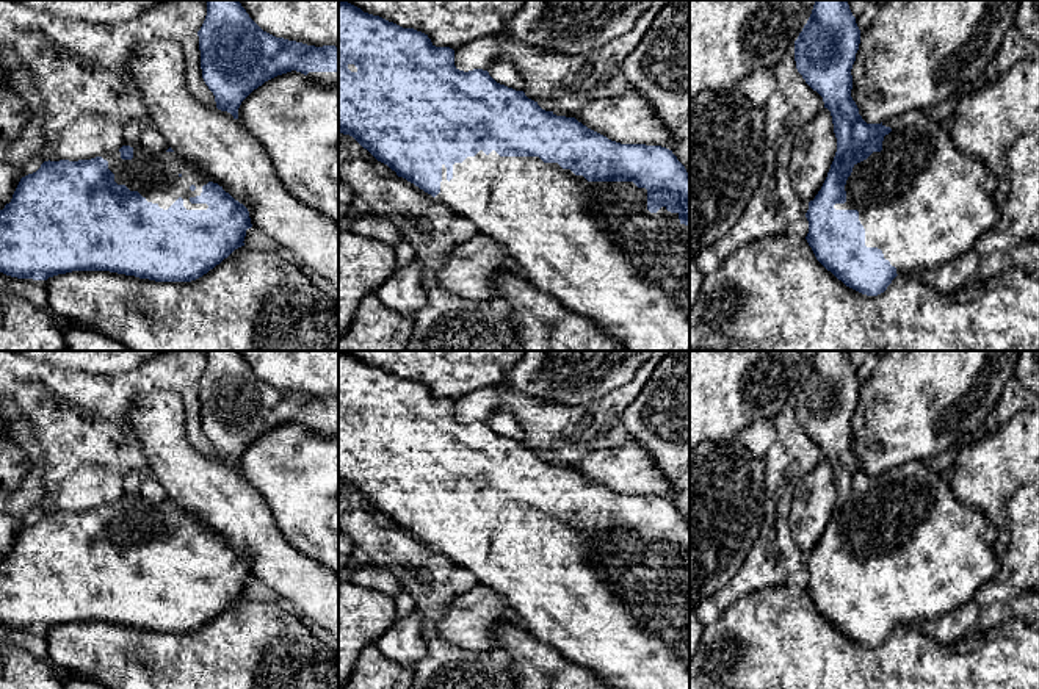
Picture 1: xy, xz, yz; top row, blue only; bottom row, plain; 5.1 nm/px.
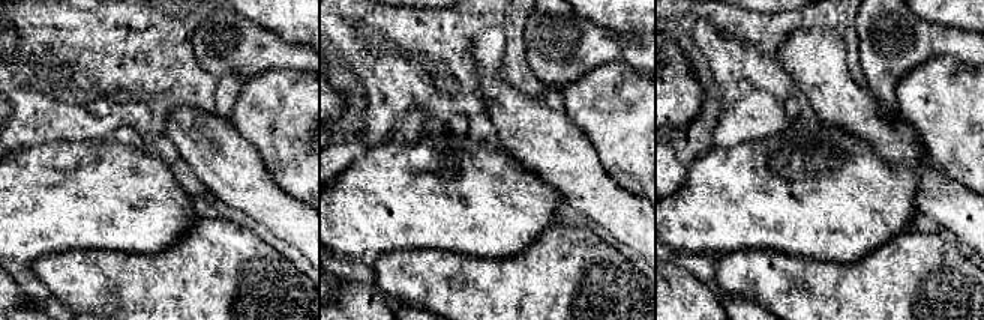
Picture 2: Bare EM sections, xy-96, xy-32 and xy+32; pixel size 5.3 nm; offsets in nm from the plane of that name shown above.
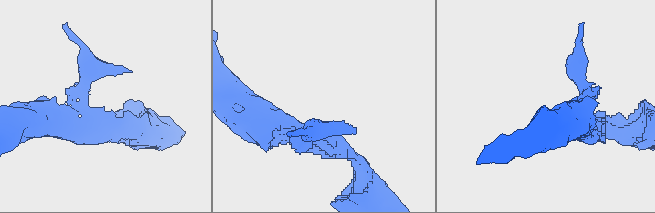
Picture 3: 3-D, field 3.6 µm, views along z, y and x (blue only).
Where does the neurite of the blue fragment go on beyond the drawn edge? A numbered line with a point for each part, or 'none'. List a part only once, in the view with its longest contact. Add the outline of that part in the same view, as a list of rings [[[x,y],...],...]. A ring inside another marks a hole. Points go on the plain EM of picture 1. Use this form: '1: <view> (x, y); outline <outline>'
1: xz (594, 597); outline [[[480,501],[462,514],[453,515],[453,529],[447,531],[447,518],[442,515],[440,543],[437,551],[445,554],[454,565],[472,572],[478,584],[505,597],[509,608],[517,612],[519,625],[539,642],[553,647],[570,662],[589,669],[613,689],[690,689],[690,576],[661,557],[657,564],[647,561],[647,540],[633,532],[588,532],[558,514],[544,514],[539,507],[500,507],[495,501],[486,506]]]

